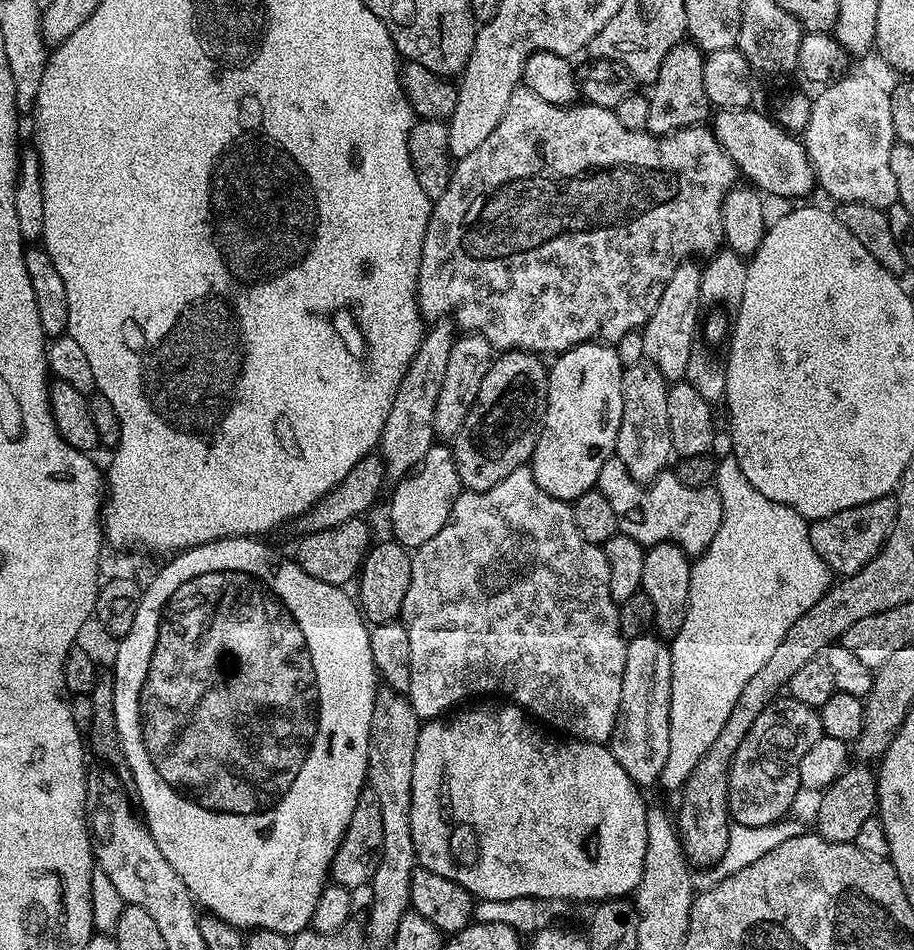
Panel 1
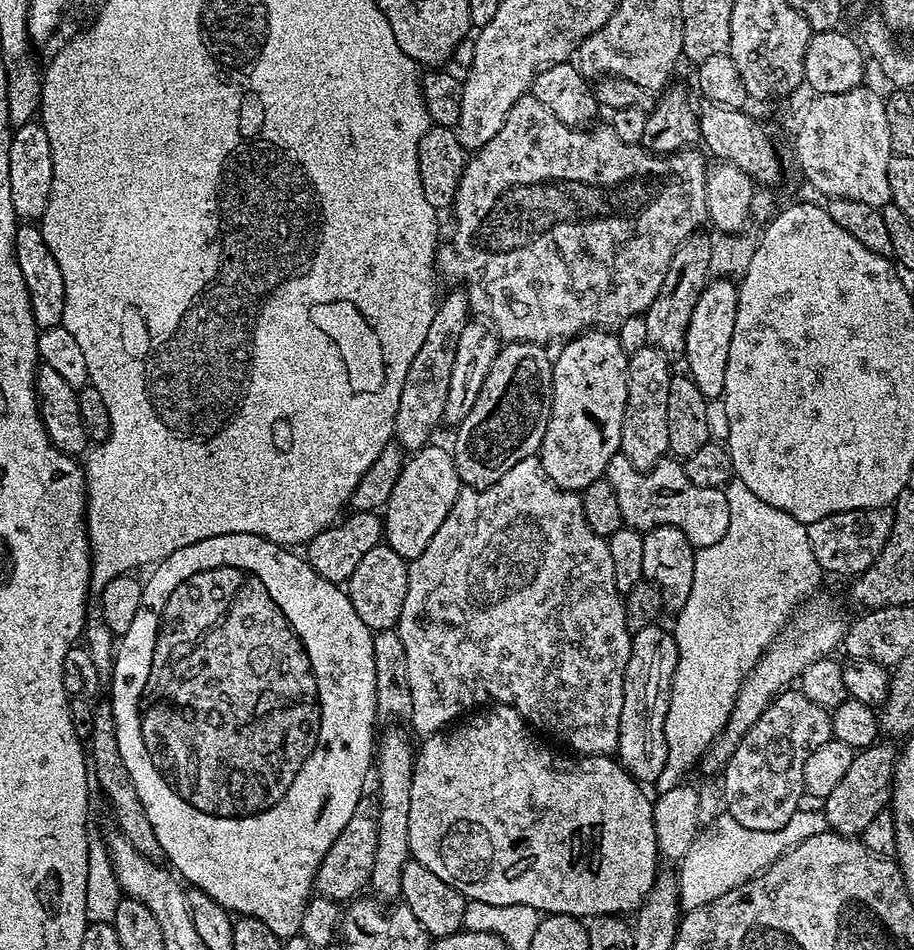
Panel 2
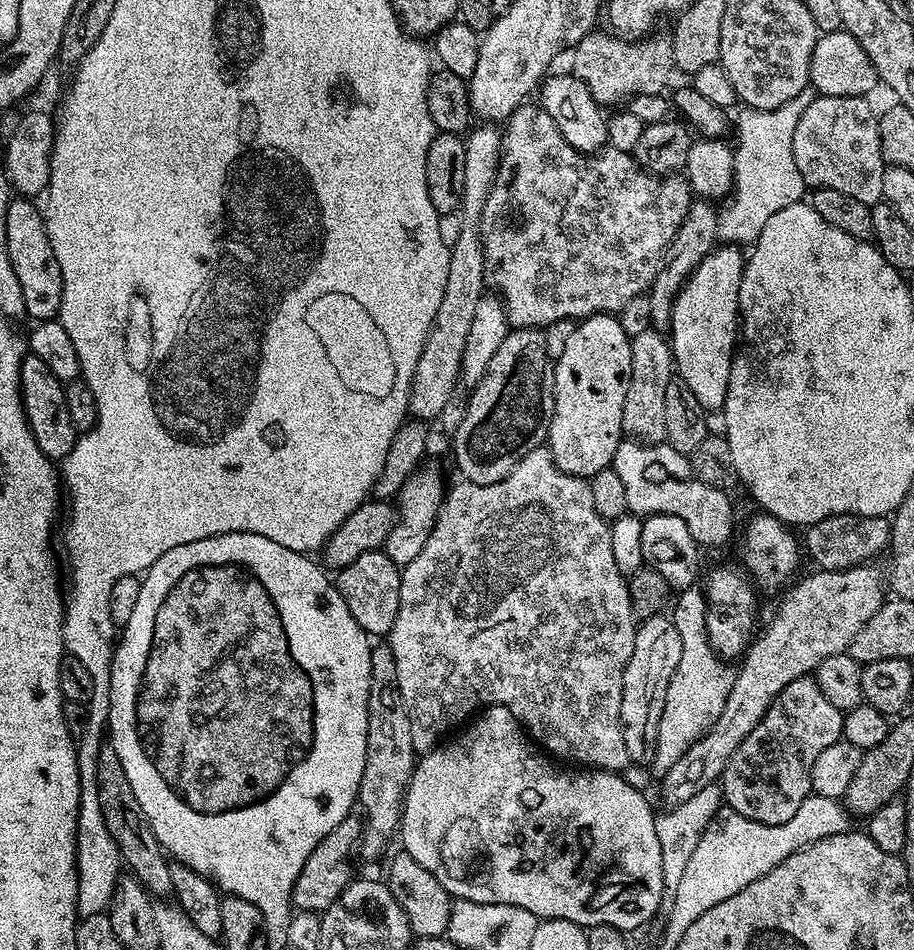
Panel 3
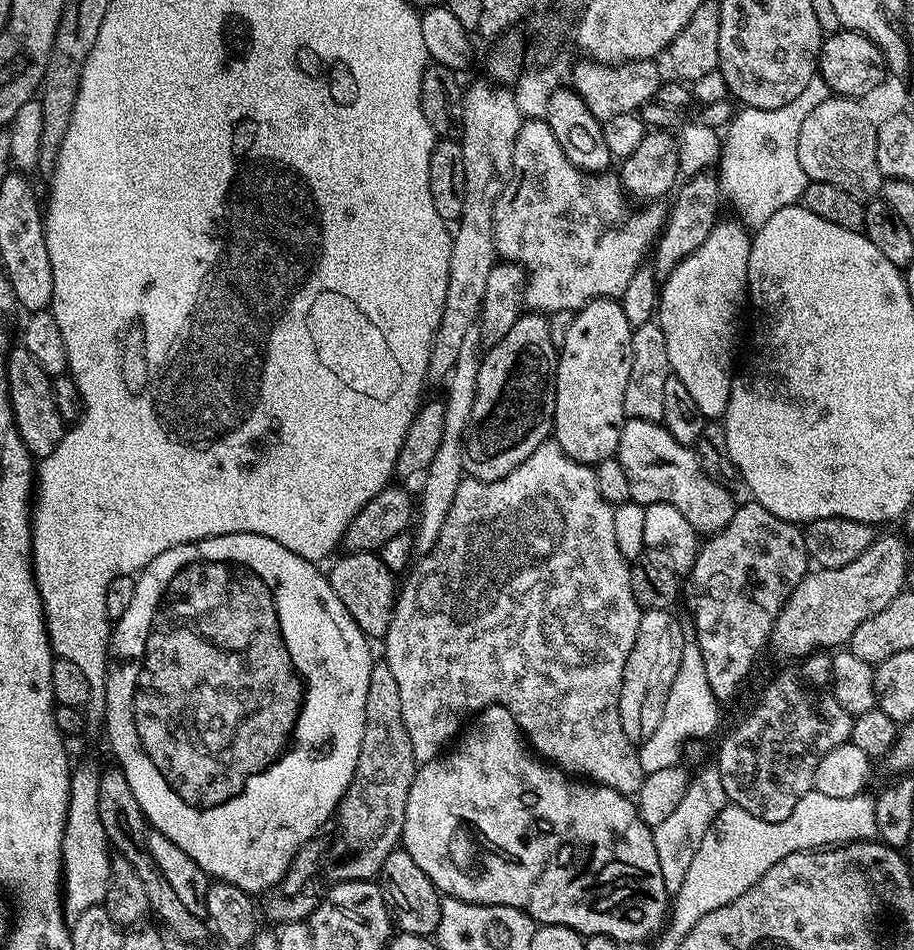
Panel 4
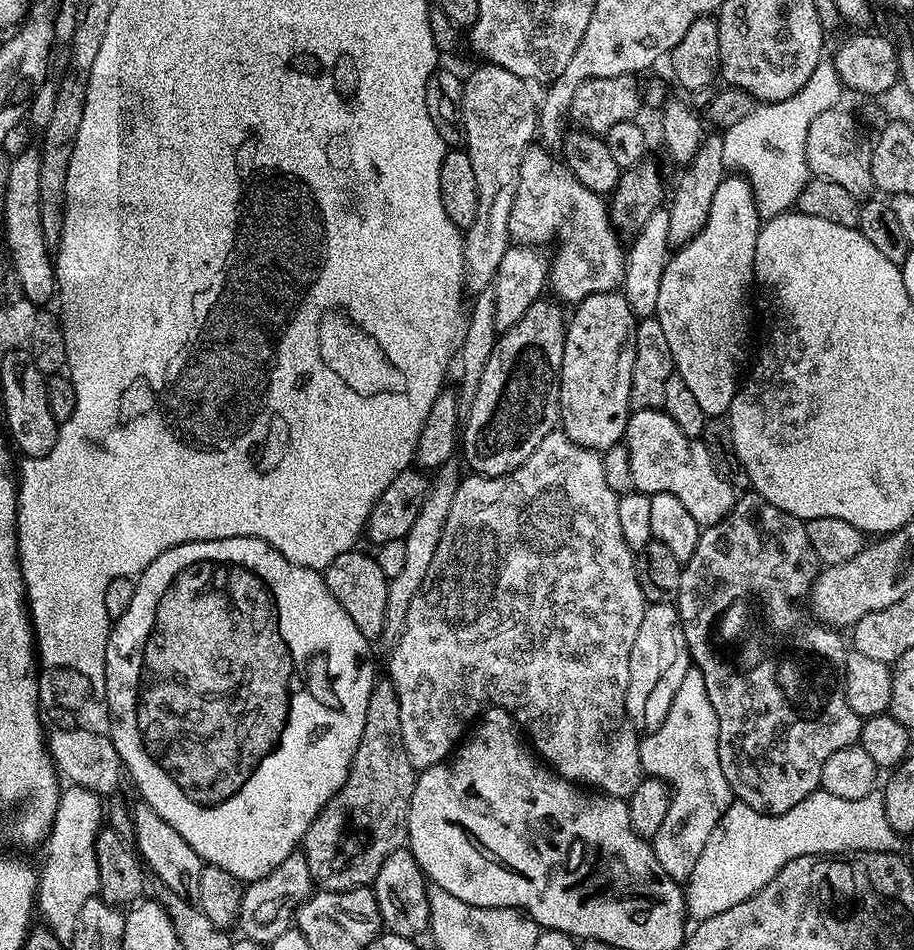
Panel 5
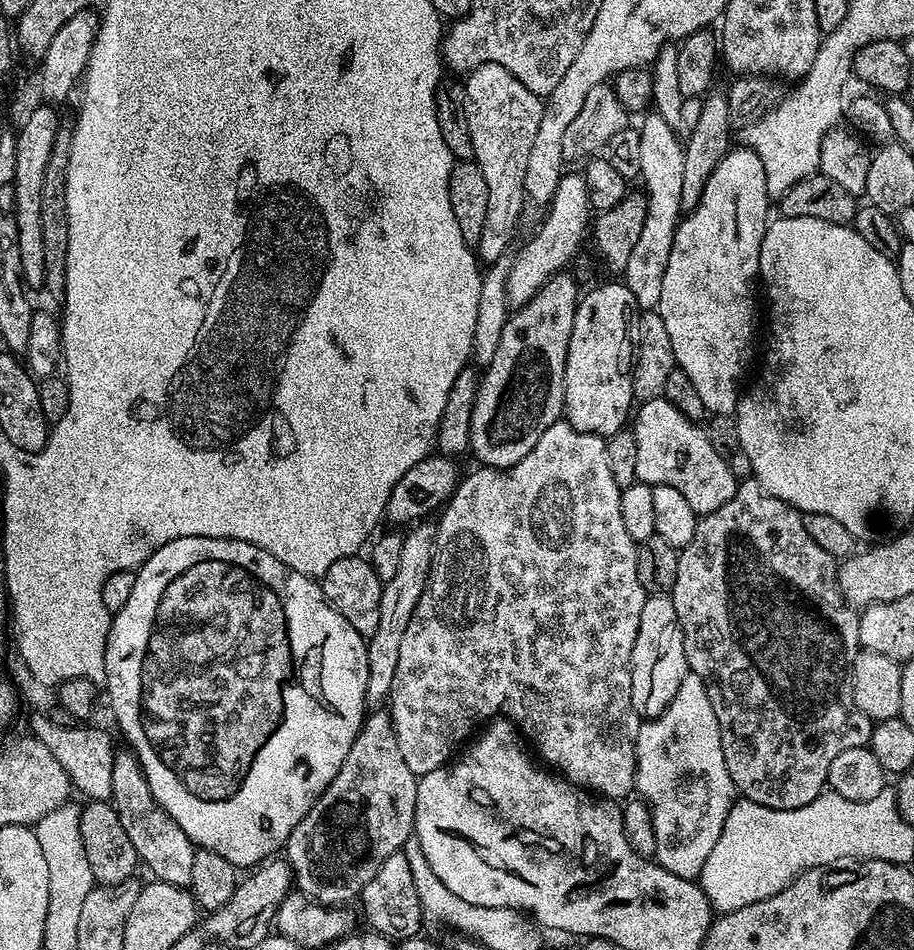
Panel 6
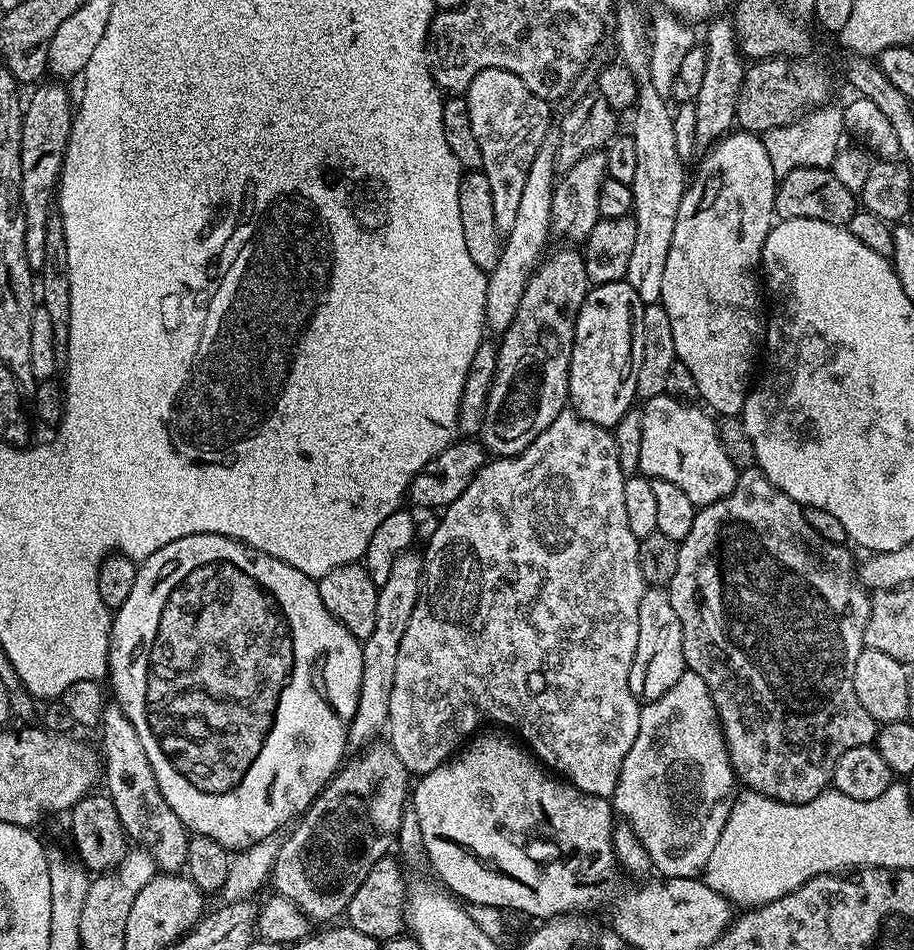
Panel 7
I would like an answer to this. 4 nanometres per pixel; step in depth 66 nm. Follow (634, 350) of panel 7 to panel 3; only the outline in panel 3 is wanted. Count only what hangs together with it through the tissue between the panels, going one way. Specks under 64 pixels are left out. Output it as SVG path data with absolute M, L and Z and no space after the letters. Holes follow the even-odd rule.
M612 314L585 316L573 328L576 329L565 338L564 349L554 360L556 397L546 447L558 470L571 476L590 478L598 474L598 470L611 465L622 439L622 406L626 402L626 386L630 382L632 342L626 330L622 330L619 319Z

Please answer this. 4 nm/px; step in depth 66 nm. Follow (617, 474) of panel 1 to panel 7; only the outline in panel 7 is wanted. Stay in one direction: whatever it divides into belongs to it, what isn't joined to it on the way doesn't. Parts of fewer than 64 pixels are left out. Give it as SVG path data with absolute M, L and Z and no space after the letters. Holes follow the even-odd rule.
M667 394L643 401L639 409L642 422L640 472L652 480L674 482L674 486L690 497L690 502L703 506L726 498L726 494L734 490L738 470L726 450L722 450L717 421L703 407L696 406Z

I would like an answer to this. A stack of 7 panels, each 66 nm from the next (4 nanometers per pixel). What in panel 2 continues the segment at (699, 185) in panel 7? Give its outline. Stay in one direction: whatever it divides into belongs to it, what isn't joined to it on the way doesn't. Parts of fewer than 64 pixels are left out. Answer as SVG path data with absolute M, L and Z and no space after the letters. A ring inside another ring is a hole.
M712 278L705 284L692 313L690 324L686 326L684 338L684 351L682 360L688 363L687 375L702 390L702 394L708 397L709 401L716 402L723 397L724 383L726 382L726 362L730 358L730 338L734 338L734 318L738 314L738 288L731 279Z

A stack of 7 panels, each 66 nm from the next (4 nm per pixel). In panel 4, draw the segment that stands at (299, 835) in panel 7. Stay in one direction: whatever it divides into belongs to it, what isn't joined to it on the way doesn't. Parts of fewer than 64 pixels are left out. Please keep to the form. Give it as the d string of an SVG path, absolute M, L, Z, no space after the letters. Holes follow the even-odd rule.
M383 662L373 663L370 690L366 690L366 726L362 734L362 750L354 778L336 810L334 825L340 831L326 848L322 872L329 881L372 880L379 877L391 852L397 851L404 835L406 802L417 770L414 750L410 750L410 734L402 722L402 698L398 681Z

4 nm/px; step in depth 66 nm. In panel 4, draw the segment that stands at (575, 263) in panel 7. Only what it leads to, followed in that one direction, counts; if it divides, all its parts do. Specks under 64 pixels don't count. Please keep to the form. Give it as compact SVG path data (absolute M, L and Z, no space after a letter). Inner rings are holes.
M525 311L510 326L506 338L491 345L483 353L478 374L478 390L474 398L474 411L470 413L470 426L464 432L464 470L474 480L497 480L514 470L543 440L554 432L556 418L556 361L558 340L552 337L547 315Z

